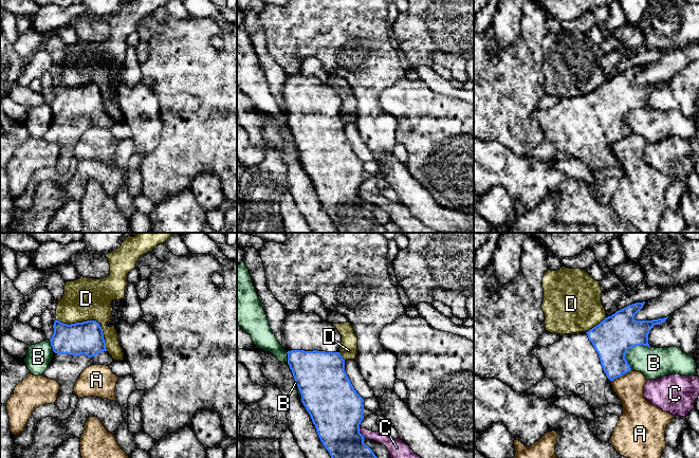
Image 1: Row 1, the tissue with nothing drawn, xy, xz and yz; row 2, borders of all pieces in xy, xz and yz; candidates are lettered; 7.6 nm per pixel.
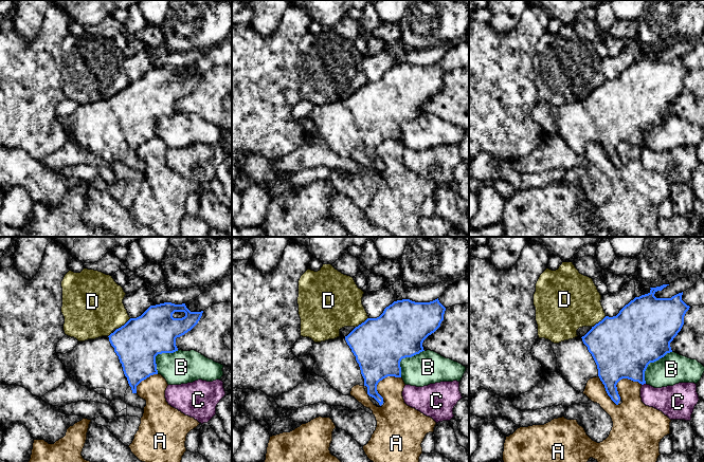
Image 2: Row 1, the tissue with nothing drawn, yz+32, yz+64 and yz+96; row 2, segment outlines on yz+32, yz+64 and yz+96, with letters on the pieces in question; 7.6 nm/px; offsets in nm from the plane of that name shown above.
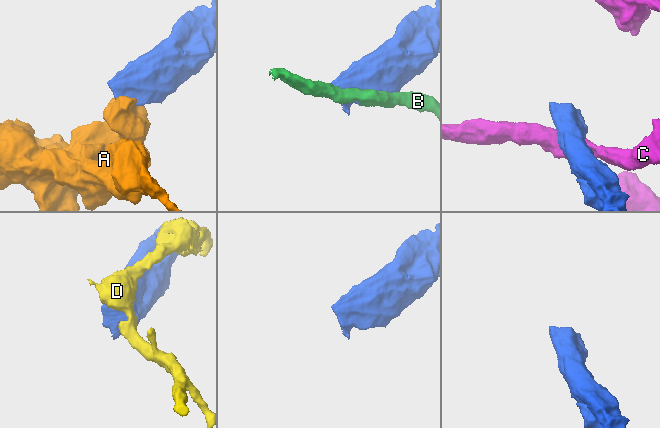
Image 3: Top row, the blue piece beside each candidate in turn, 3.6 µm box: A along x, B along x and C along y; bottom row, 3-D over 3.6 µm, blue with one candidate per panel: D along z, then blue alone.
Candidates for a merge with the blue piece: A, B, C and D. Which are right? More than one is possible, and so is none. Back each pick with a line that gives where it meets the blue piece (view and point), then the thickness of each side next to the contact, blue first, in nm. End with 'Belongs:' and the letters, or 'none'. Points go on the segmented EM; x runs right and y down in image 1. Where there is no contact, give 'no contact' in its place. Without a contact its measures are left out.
Belongs: none

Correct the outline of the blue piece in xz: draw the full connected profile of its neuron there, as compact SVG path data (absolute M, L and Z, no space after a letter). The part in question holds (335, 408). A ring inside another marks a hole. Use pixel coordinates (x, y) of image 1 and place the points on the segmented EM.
M299 307L295 311L287 312L281 335L282 347L288 353L288 364L301 395L301 402L331 458L378 458L364 443L365 438L360 433L360 424L364 419L364 399L356 392L345 371L345 360L339 353L342 335L337 329L332 324L323 322L315 313L305 313Z

